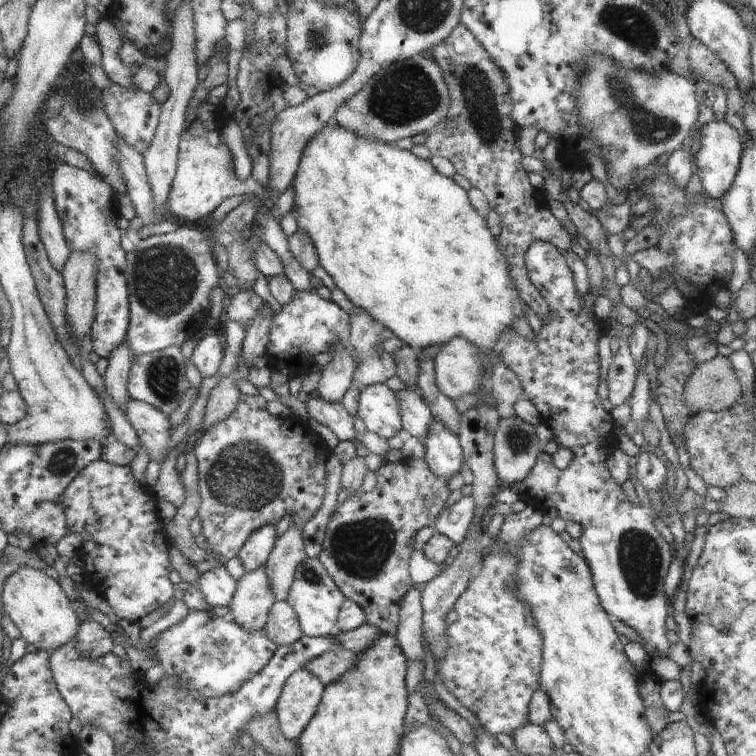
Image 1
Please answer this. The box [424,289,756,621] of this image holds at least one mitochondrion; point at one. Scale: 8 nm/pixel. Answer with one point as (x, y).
(640, 556)

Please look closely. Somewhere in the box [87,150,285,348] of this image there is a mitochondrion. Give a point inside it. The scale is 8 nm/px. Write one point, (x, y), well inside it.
(166, 277)

